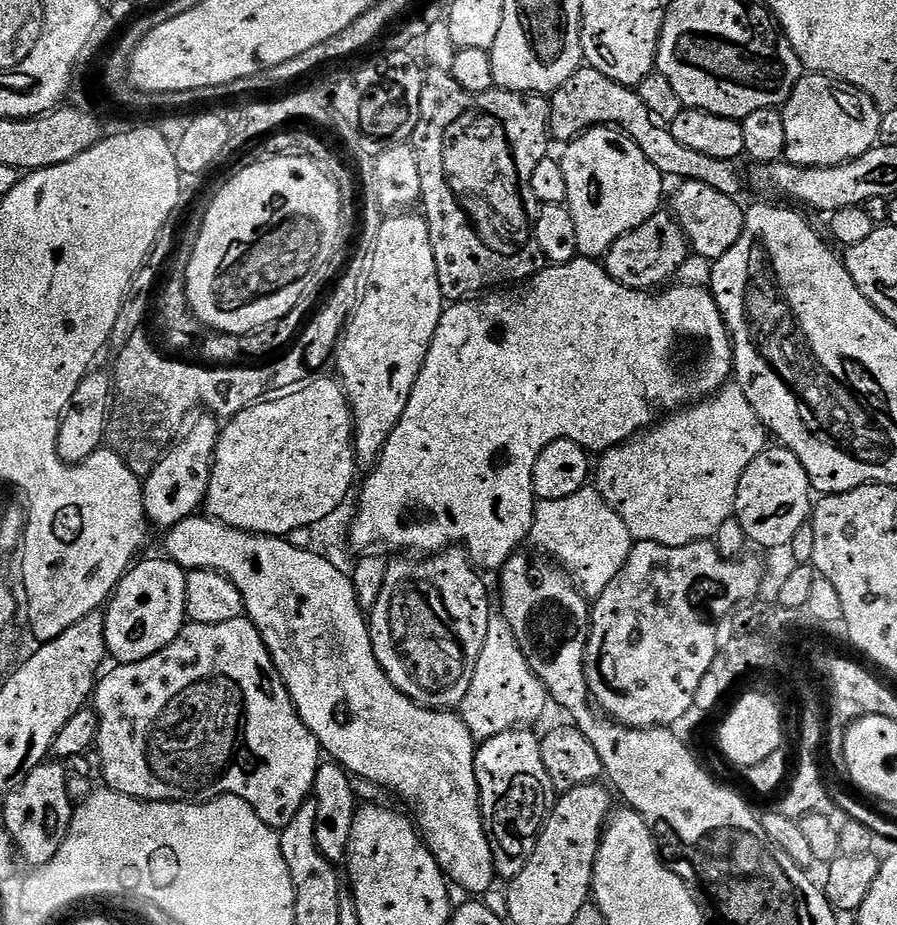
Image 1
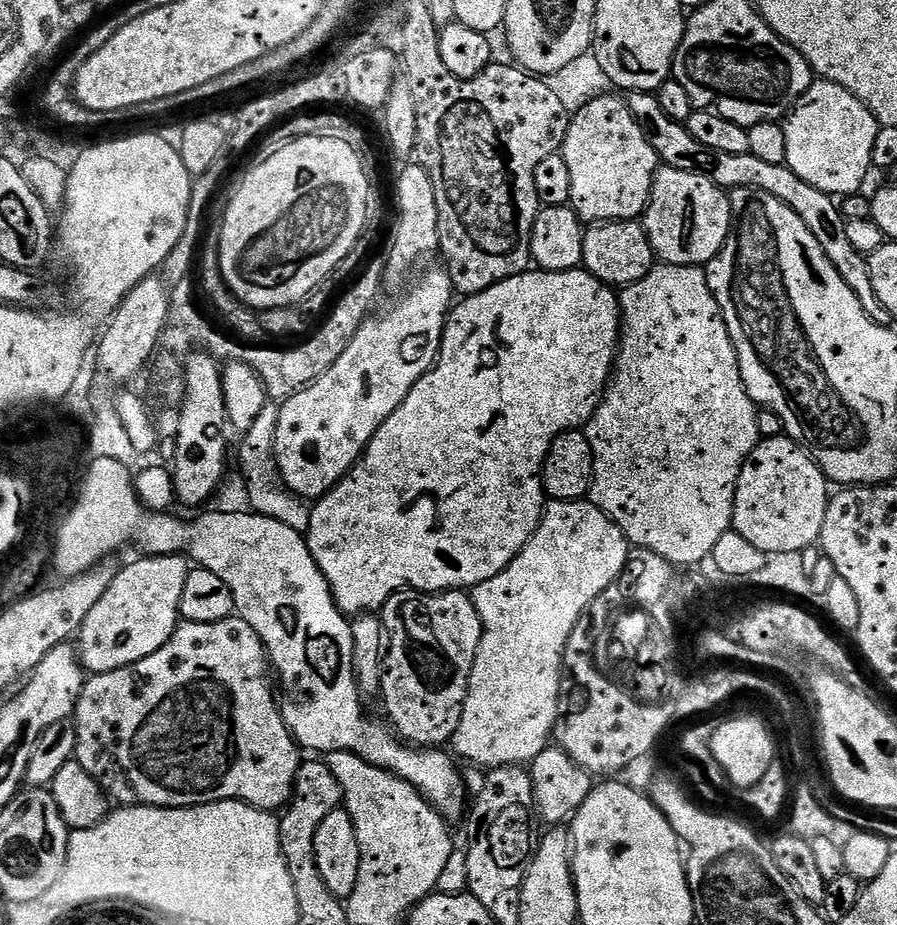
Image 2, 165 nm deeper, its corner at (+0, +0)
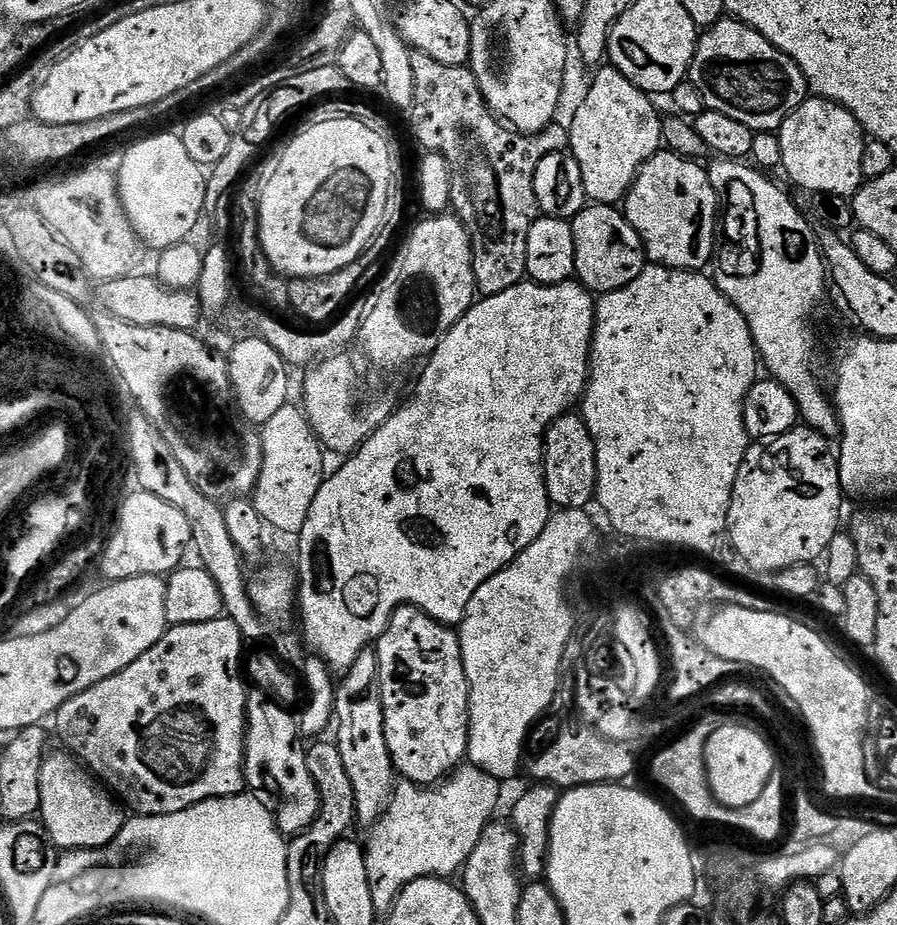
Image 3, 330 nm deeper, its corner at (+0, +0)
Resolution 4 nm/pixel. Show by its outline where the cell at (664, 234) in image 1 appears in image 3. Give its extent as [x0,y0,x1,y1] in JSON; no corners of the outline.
[572,203,646,294]

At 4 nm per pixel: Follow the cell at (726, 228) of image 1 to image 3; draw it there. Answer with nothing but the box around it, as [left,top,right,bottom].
[622,150,718,270]

